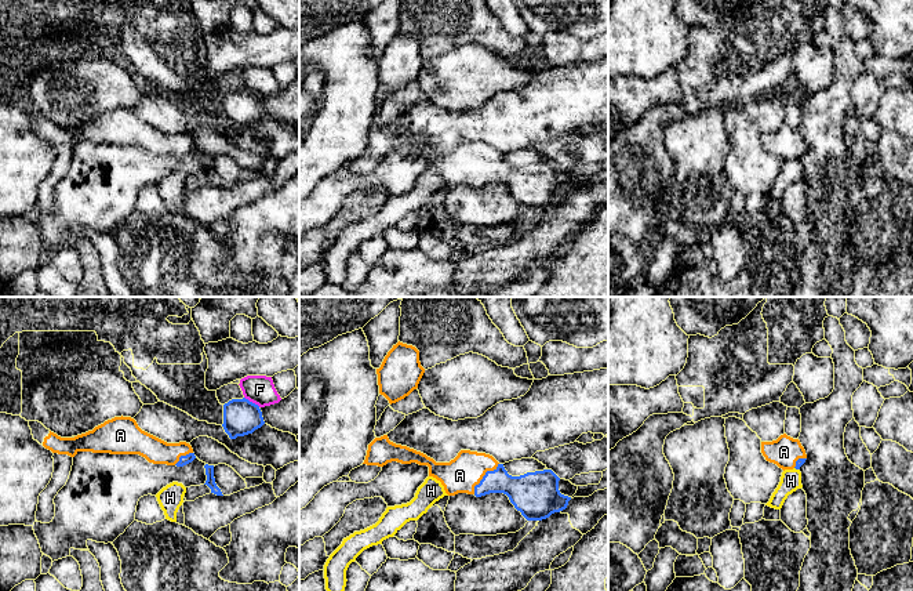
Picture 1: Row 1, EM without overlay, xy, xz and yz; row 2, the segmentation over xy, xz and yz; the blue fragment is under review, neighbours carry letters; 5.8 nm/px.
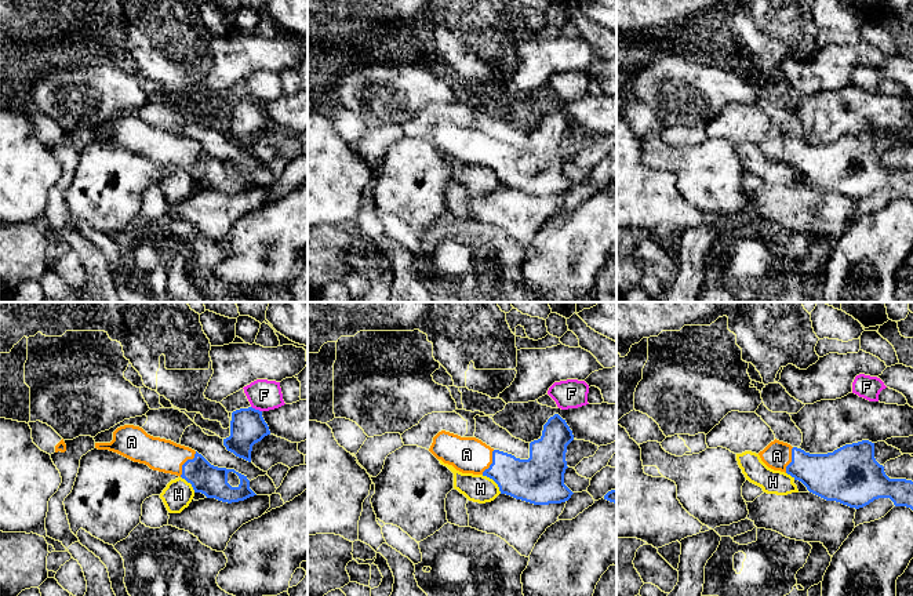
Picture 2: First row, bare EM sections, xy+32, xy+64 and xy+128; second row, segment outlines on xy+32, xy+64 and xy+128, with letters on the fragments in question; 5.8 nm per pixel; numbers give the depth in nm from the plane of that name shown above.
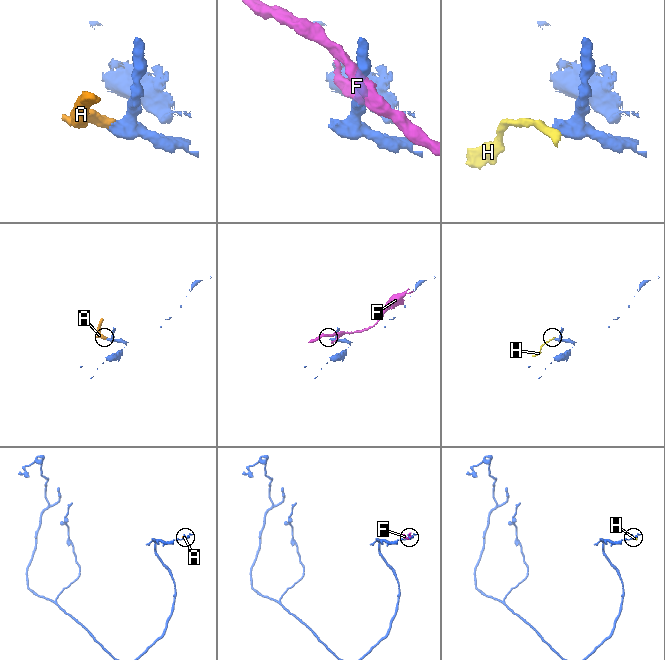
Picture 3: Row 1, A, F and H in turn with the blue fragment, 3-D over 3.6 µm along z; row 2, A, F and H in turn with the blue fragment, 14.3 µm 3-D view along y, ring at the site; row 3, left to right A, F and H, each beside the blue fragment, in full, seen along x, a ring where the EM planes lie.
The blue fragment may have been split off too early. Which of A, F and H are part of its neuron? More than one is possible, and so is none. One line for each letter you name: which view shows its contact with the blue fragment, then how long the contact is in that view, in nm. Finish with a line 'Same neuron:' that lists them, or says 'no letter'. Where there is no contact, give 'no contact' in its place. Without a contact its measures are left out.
A: xz | 240 nm
Same neuron: A

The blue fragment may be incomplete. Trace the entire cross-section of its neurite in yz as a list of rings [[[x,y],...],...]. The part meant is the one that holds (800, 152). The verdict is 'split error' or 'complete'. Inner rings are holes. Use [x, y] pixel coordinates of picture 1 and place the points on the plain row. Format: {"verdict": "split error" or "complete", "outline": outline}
{"verdict": "split error", "outline": [[[786,124],[776,131],[761,133],[761,144],[767,152],[776,155],[785,160],[800,160],[805,153],[807,145],[799,130],[793,130]]]}

